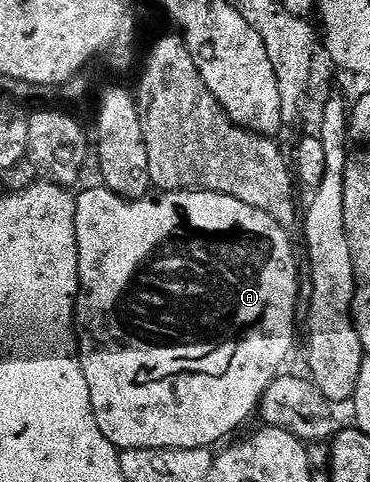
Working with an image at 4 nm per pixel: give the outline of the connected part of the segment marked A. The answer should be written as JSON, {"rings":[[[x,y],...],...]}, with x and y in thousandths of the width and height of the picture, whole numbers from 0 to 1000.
{"rings":[[[262,382],[251,394],[227,394],[205,411],[205,496],[216,517],[216,616],[205,639],[205,658],[214,674],[241,685],[249,693],[262,693],[270,703],[262,710],[219,707],[211,718],[216,753],[232,772],[232,797],[243,797],[243,830],[254,838],[254,855],[265,871],[265,888],[314,925],[314,932],[332,938],[338,934],[378,932],[546,932],[551,927],[581,927],[581,917],[595,917],[624,892],[638,892],[670,865],[695,857],[708,822],[719,805],[770,766],[768,749],[789,734],[789,716],[800,710],[800,624],[811,618],[811,560],[800,554],[800,519],[789,512],[789,494],[776,485],[770,463],[754,461],[741,448],[686,432],[676,423],[654,423],[632,407],[611,407],[589,398],[565,394],[449,394],[414,407],[386,411],[335,411],[327,402],[311,402],[278,382]]]}

